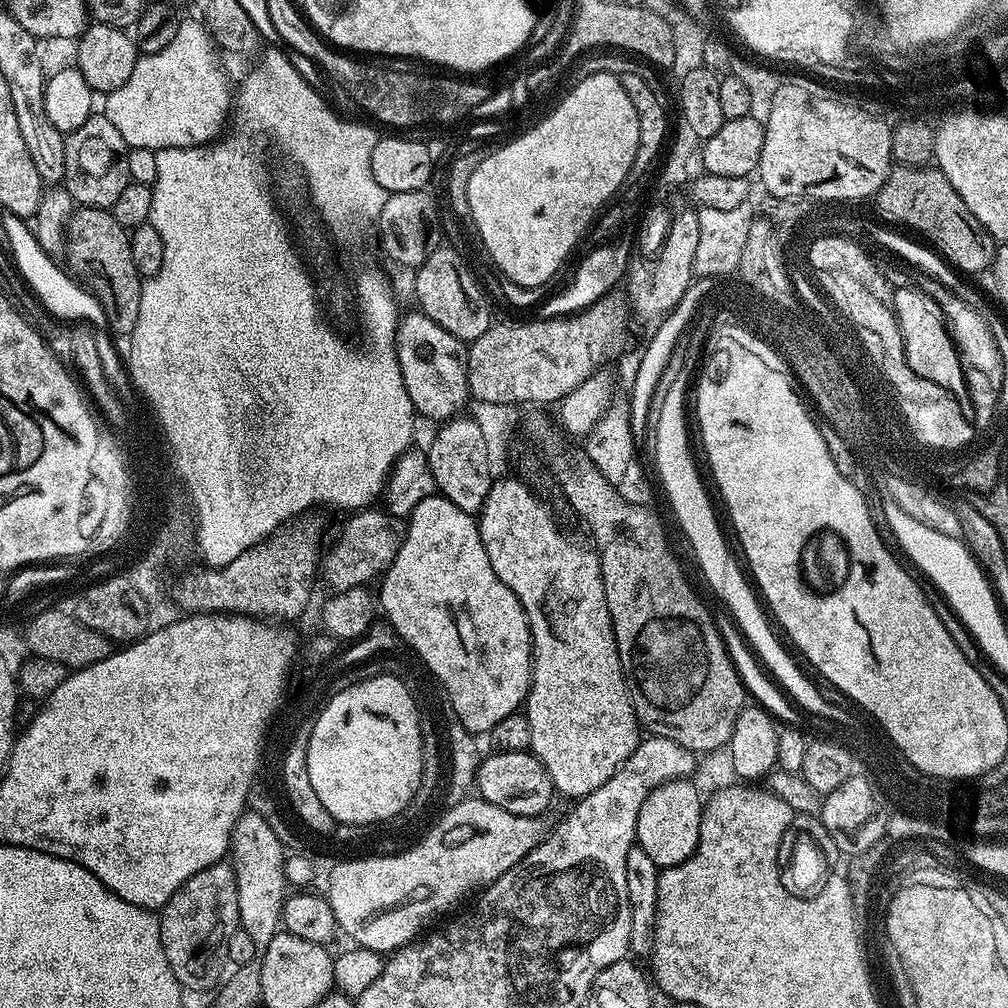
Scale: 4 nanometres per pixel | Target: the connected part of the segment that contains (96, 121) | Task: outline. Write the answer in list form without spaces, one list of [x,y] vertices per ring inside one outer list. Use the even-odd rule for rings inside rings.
[[[93,114],[80,128],[67,133],[65,142],[65,176],[62,188],[72,195],[77,205],[85,208],[111,210],[114,202],[130,183],[130,151],[127,142],[118,134],[114,122],[103,114]]]

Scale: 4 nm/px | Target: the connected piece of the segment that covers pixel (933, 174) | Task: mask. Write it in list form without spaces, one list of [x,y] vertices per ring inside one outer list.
[[[930,166],[925,173],[898,172],[884,189],[879,210],[883,217],[913,228],[917,233],[912,232],[927,241],[957,273],[987,273],[991,269],[998,241],[970,214],[970,206],[958,198],[958,190],[950,186],[939,168]]]

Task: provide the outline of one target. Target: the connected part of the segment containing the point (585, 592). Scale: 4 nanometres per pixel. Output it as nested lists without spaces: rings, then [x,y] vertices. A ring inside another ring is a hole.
[[[520,478],[493,479],[492,488],[478,513],[480,537],[494,574],[498,574],[518,598],[530,626],[532,684],[526,701],[532,739],[530,751],[548,771],[552,787],[559,795],[561,792],[564,796],[579,798],[598,790],[598,786],[605,784],[627,762],[640,743],[642,732],[618,658],[610,610],[606,606],[600,557],[587,543],[571,540],[556,525],[551,510],[534,493]],[[552,656],[564,656],[568,664],[552,672]]]

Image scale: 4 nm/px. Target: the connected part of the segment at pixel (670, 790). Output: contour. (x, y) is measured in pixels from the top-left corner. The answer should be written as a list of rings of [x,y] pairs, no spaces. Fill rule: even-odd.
[[[691,779],[671,780],[654,789],[642,802],[636,823],[636,844],[663,870],[684,864],[694,854],[700,833],[702,796]]]

